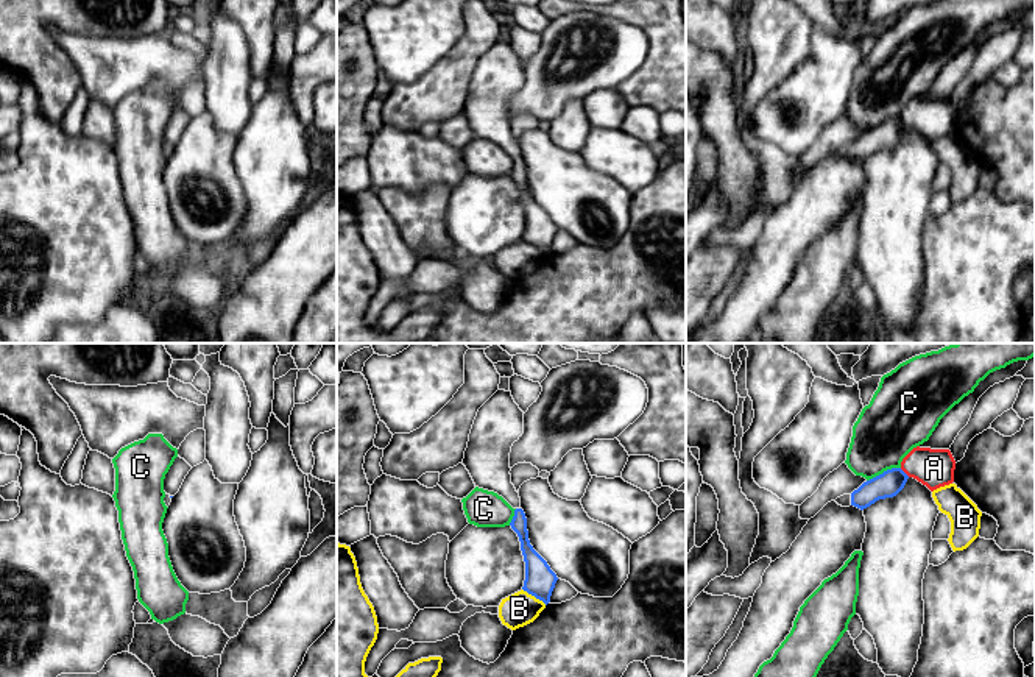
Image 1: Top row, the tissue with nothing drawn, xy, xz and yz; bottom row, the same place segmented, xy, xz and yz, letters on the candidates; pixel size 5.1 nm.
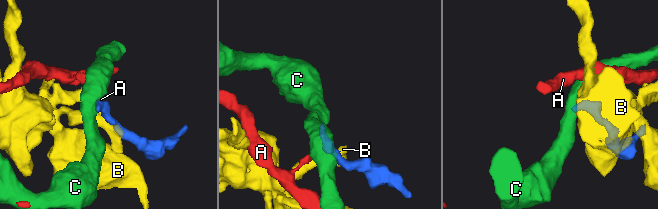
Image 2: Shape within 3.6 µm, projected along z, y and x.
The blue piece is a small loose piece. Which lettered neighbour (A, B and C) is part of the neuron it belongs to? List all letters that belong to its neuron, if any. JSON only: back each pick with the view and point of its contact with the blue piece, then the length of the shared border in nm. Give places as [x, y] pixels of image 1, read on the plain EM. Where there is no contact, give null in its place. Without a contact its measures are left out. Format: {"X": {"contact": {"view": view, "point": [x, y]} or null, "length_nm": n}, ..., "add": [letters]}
{"add": []}

